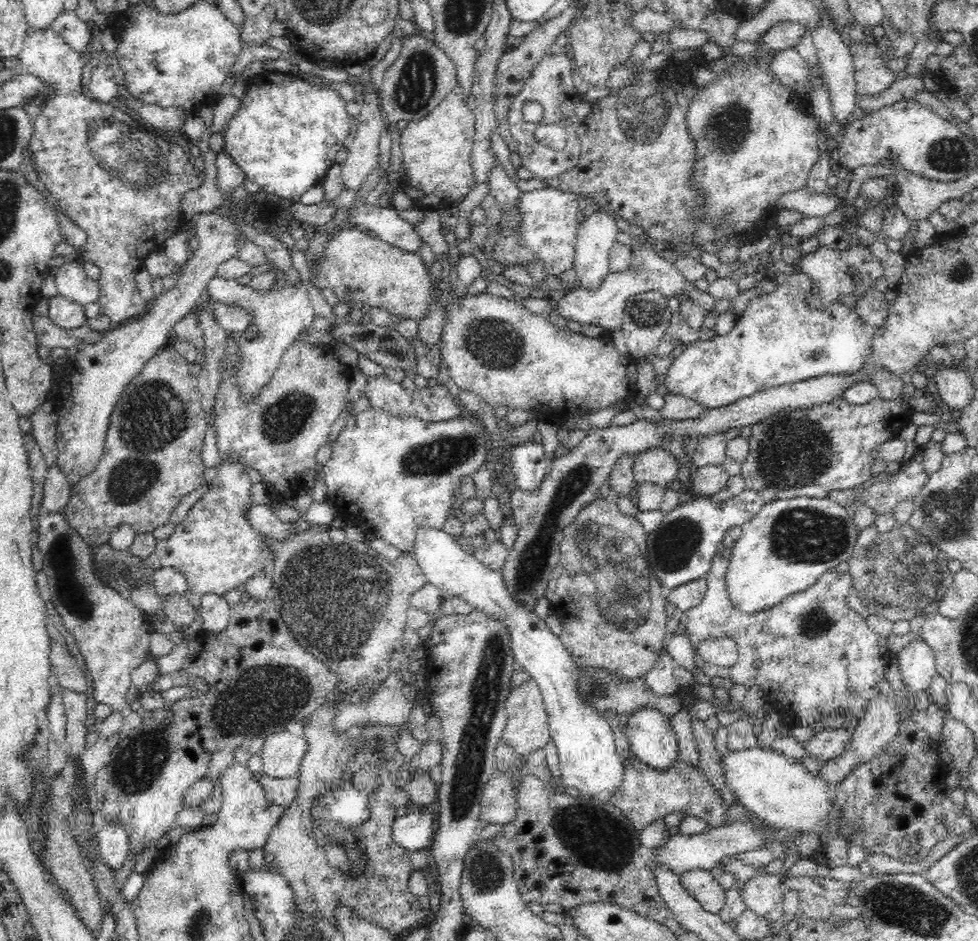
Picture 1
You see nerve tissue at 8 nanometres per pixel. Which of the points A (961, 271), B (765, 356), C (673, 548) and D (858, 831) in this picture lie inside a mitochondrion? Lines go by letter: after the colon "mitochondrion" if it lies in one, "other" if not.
A: mitochondrion
B: other
C: mitochondrion
D: other

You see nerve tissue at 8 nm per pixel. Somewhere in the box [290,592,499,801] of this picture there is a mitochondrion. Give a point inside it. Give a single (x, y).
(368, 757)

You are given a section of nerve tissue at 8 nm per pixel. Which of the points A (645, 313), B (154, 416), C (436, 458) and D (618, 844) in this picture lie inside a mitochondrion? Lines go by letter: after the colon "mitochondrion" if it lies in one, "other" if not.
A: mitochondrion
B: mitochondrion
C: mitochondrion
D: mitochondrion

